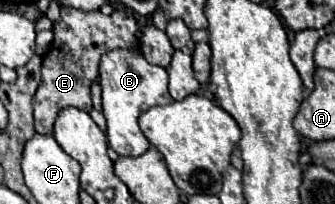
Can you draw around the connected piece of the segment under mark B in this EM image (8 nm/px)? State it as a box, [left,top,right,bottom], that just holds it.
[100,49,172,155]

